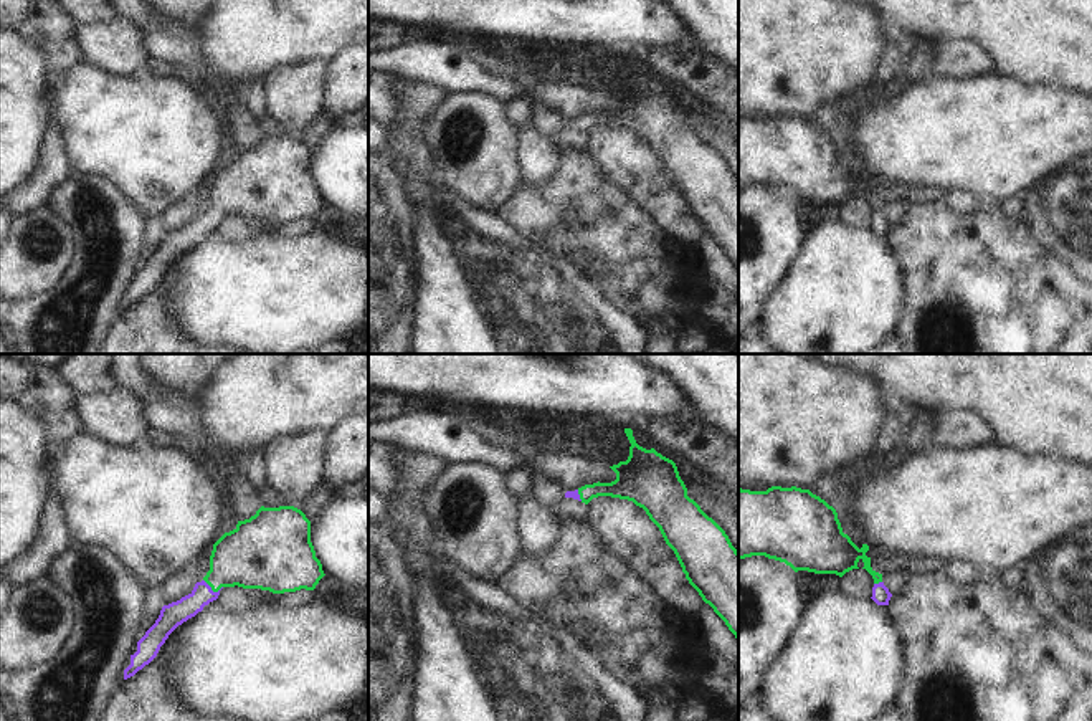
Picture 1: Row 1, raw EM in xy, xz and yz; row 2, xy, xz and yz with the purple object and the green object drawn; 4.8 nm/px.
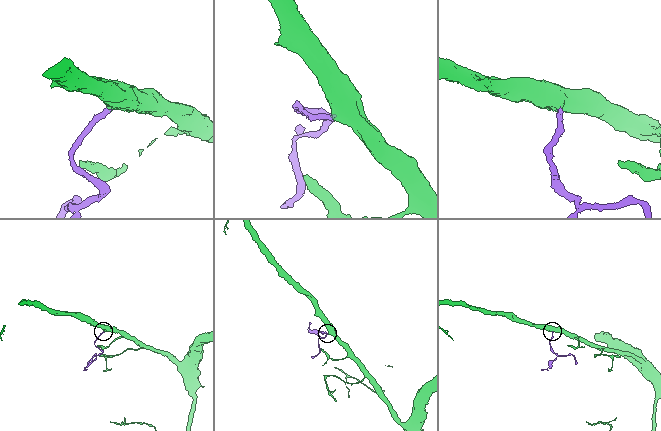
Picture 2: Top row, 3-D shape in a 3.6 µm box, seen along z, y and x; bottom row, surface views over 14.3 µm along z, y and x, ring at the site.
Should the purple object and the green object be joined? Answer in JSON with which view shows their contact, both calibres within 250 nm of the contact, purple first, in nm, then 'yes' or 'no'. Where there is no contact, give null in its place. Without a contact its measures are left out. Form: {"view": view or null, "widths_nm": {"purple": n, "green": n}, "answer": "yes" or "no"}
{"view": "xy", "widths_nm": {"purple": 120, "green": 300}, "answer": "yes"}

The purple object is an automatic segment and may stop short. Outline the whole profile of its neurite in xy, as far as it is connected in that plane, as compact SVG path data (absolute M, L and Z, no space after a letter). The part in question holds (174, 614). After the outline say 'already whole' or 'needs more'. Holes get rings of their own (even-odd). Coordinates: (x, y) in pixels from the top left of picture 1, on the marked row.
M261 506L213 544L210 571L203 580L188 595L162 607L155 623L137 642L124 680L149 665L169 635L216 600L221 587L238 585L273 594L314 590L324 575L306 514L294 506Z; needs more

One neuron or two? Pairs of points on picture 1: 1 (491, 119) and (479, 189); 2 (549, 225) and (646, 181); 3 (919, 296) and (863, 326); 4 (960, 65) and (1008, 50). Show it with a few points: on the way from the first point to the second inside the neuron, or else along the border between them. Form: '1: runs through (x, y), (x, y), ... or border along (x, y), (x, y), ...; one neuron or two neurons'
1: runs through (488, 136), (479, 154), (479, 172); one neuron
2: border along (595, 164), (651, 217); two neurons
3: border along (902, 267), (904, 308), (899, 326), (889, 336); two neurons
4: border along (952, 40), (977, 42), (992, 58), (997, 71); two neurons

